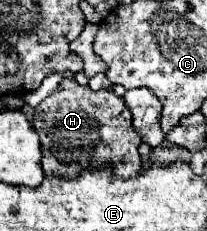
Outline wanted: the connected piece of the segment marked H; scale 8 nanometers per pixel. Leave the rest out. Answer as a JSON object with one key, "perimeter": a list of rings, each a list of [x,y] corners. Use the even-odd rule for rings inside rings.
{"perimeter":[[[62,79],[60,87],[34,109],[34,129],[42,143],[42,169],[46,177],[78,177],[86,169],[110,171],[116,179],[142,173],[138,147],[142,137],[132,127],[132,115],[112,89],[92,91],[74,79]]]}

